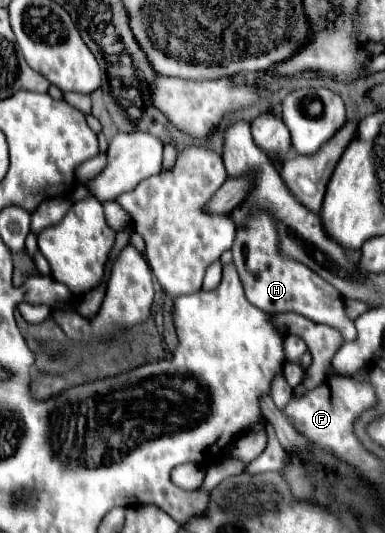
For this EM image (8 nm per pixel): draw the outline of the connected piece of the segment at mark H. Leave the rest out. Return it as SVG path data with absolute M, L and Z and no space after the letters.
M254 209L248 219L248 227L236 231L232 253L246 299L266 313L286 313L286 311L300 313L316 323L324 323L338 329L344 341L352 341L356 337L356 329L346 313L342 295L334 295L334 287L322 281L322 277L316 275L312 269L308 269L306 265L280 257L276 243L278 233L274 219L268 211Z

